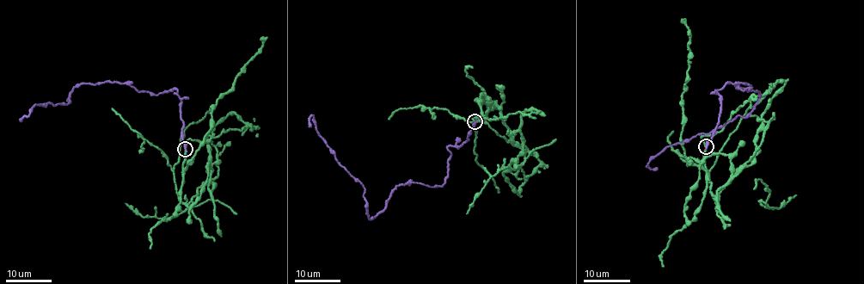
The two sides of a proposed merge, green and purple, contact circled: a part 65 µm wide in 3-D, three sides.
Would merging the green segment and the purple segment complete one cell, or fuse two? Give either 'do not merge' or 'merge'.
do not merge

